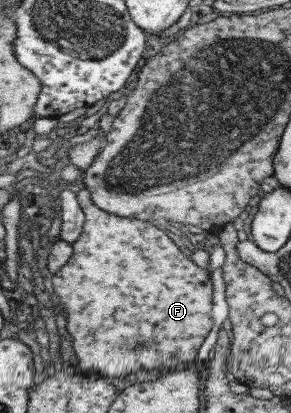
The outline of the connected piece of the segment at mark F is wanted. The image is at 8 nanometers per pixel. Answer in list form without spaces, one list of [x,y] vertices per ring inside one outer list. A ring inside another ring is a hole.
[[[86,189],[78,191],[76,197],[78,205],[83,211],[84,218],[81,232],[71,243],[72,254],[66,263],[52,274],[51,284],[54,296],[56,296],[56,304],[60,306],[60,313],[65,313],[66,316],[64,333],[68,333],[71,337],[71,347],[77,359],[77,368],[80,371],[94,371],[94,373],[112,380],[115,377],[124,377],[130,373],[146,373],[151,369],[157,369],[158,371],[174,369],[183,363],[192,363],[196,360],[198,347],[200,347],[210,326],[213,325],[212,311],[210,310],[210,307],[212,307],[212,298],[210,297],[212,286],[210,285],[210,280],[208,280],[208,272],[194,265],[188,255],[182,254],[174,235],[166,228],[159,229],[148,221],[130,217],[118,217],[117,215],[106,213],[91,202],[90,194]]]

